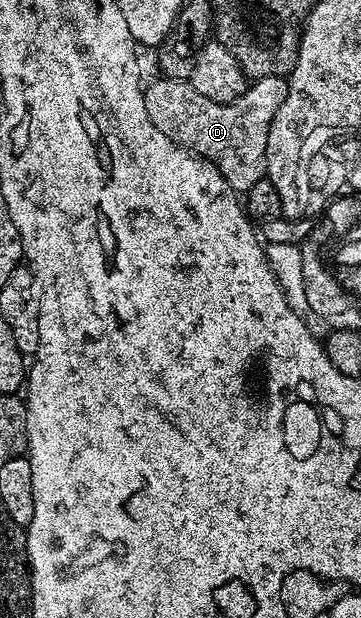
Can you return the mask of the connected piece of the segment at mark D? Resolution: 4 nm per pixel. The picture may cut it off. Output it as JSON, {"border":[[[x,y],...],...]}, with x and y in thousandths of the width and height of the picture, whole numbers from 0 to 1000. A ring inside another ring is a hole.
{"border":[[[717,123],[684,141],[676,154],[637,168],[587,165],[587,159],[565,159],[565,152],[543,152],[543,146],[512,129],[435,128],[402,138],[399,172],[410,178],[410,191],[421,191],[421,204],[432,204],[443,217],[476,223],[476,230],[518,239],[537,251],[579,259],[609,275],[609,282],[637,296],[637,303],[662,314],[679,314],[698,299],[737,285],[742,210],[753,204],[765,178],[776,178],[776,165],[787,165],[798,152],[795,125]]]}

